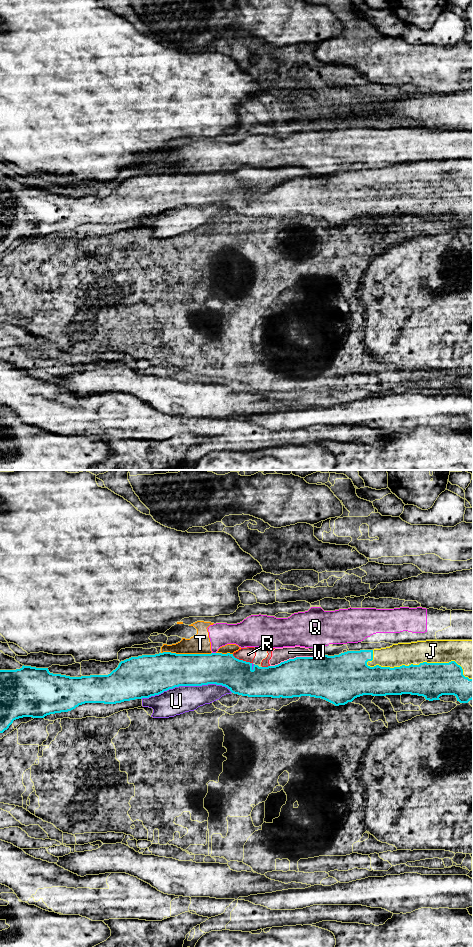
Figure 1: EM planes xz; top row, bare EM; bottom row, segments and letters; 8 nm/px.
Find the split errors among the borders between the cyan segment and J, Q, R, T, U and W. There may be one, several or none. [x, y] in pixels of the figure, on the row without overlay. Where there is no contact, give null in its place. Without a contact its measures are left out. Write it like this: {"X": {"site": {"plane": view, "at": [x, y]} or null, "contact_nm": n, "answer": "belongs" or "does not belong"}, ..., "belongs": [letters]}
{"J": {"site": {"plane": "xz", "at": [421, 183]}, "contact_nm": 850, "answer": "belongs"}, "Q": {"site": {"plane": "xz", "at": [214, 173]}, "contact_nm": 30, "answer": "does not belong"}, "R": {"site": {"plane": "xz", "at": [242, 180]}, "contact_nm": 180, "answer": "does not belong"}, "T": {"site": {"plane": "xz", "at": [186, 174]}, "contact_nm": 400, "answer": "does not belong"}, "U": {"site": {"plane": "xz", "at": [186, 205]}, "contact_nm": 750, "answer": "does not belong"}, "W": {"site": {"plane": "xz", "at": [296, 177]}, "contact_nm": 420, "answer": "does not belong"}, "belongs": ["J"]}

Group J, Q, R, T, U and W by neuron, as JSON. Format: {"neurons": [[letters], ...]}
{"neurons": [["J"], ["Q", "T"], ["R", "U", "W"]]}

